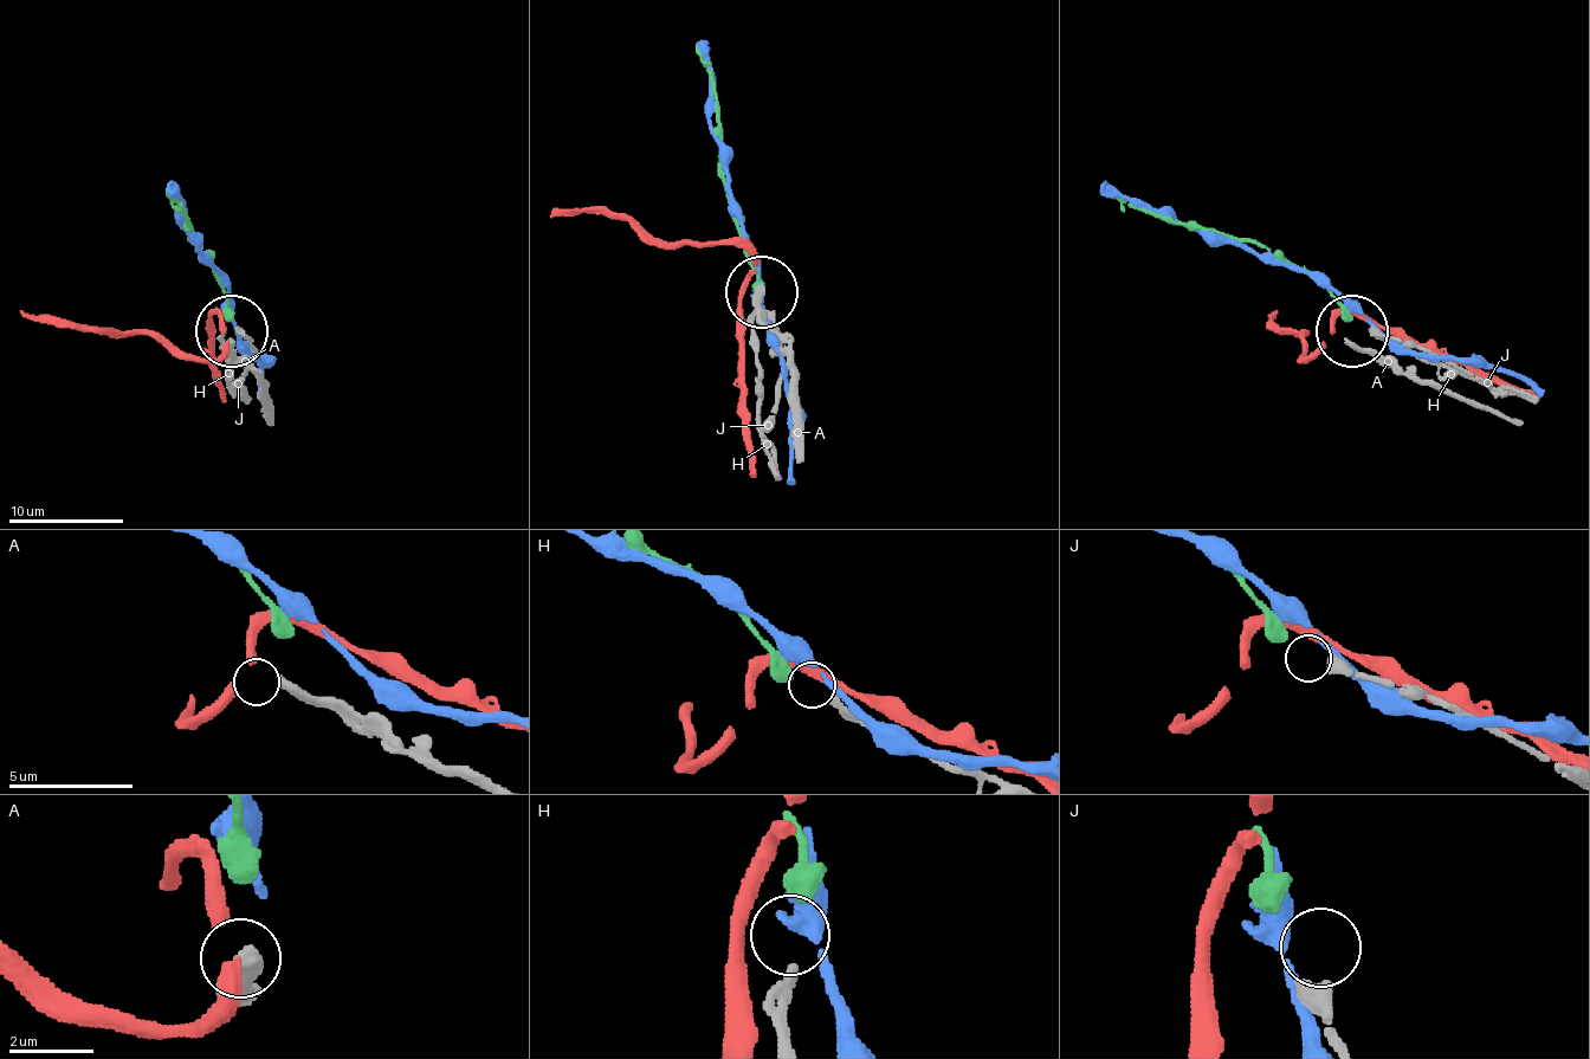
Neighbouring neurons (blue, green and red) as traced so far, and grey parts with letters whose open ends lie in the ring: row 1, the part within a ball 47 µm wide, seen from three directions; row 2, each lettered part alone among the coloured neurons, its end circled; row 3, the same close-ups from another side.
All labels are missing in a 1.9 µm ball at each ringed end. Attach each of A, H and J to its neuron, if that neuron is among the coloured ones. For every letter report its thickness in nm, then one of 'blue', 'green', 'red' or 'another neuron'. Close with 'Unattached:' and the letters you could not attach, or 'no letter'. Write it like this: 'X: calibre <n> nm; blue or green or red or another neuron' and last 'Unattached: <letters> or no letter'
A: calibre 420 nm; another neuron
H: calibre 280 nm; green
J: calibre 480 nm; another neuron
Unattached: A, J

